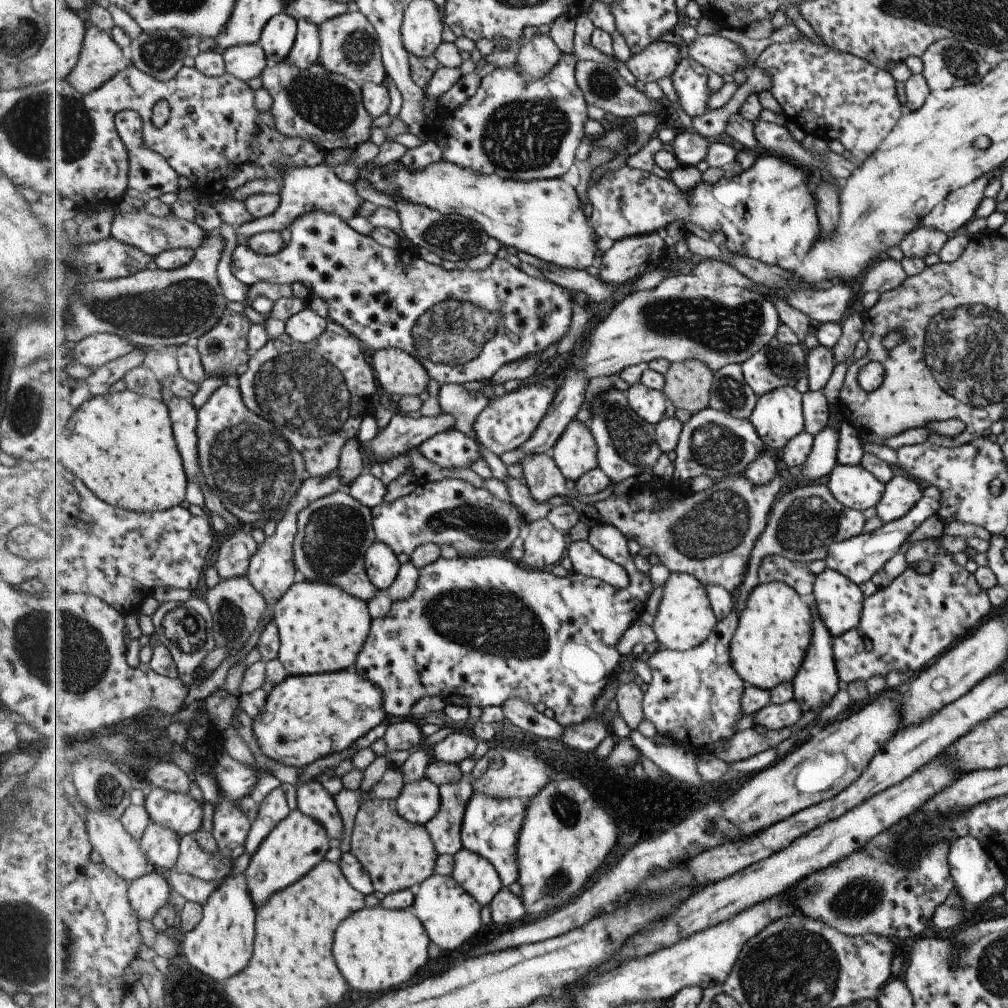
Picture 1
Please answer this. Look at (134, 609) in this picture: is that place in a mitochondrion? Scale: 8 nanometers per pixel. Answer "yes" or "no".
no

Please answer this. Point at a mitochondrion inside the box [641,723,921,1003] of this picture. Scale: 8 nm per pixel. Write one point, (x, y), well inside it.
(859, 898)

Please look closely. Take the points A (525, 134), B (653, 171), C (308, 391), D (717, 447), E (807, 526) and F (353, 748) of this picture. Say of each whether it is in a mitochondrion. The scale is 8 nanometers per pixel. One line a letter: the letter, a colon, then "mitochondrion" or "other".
A: mitochondrion
B: other
C: mitochondrion
D: mitochondrion
E: mitochondrion
F: other

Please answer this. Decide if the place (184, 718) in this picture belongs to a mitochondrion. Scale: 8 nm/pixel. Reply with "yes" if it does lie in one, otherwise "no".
no

